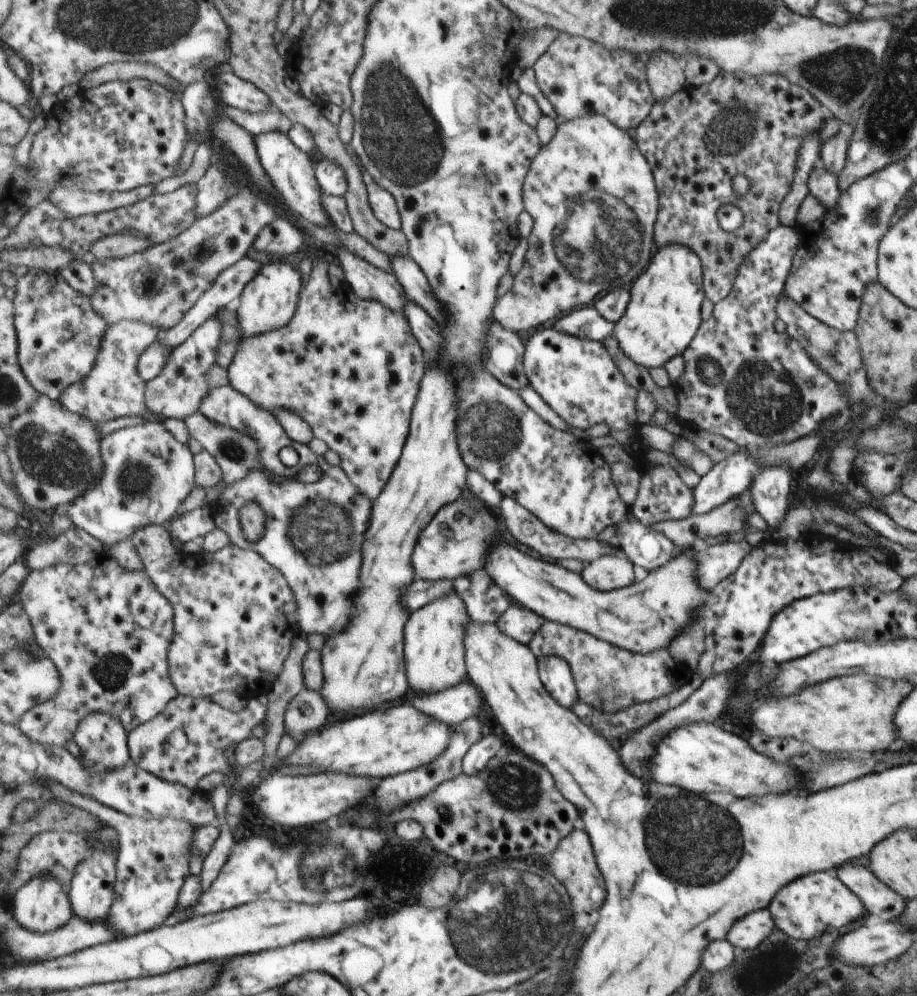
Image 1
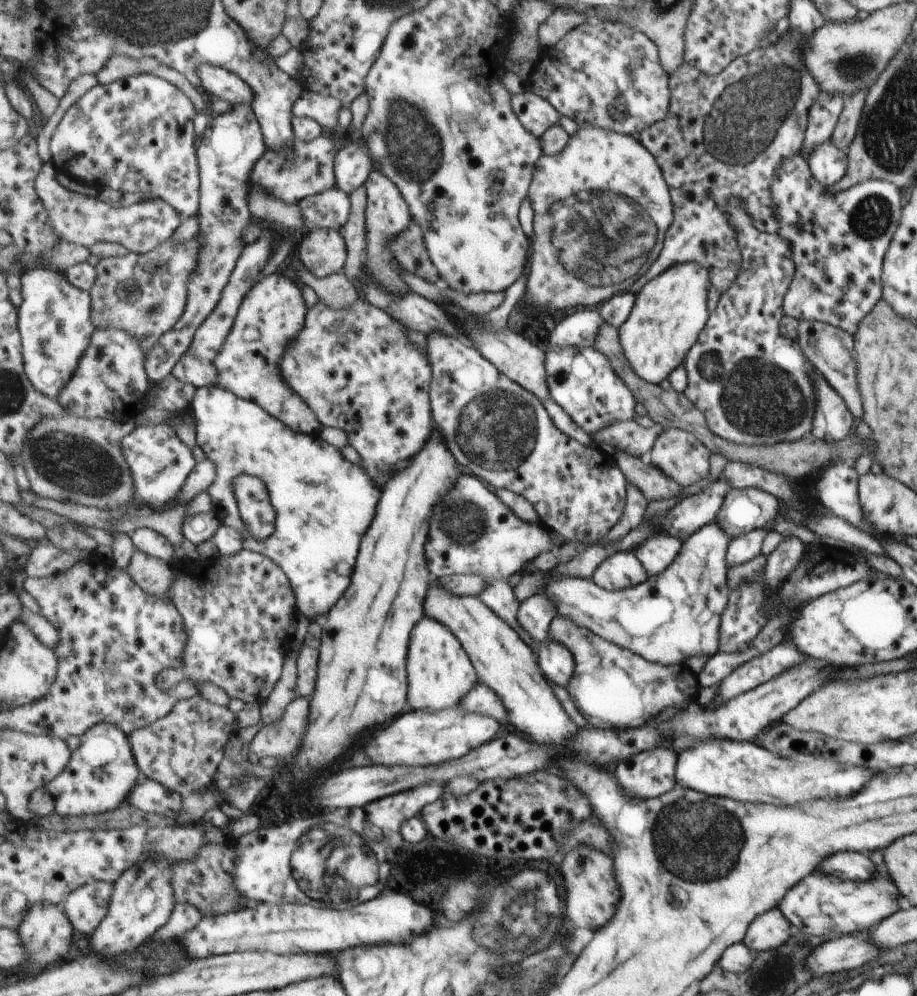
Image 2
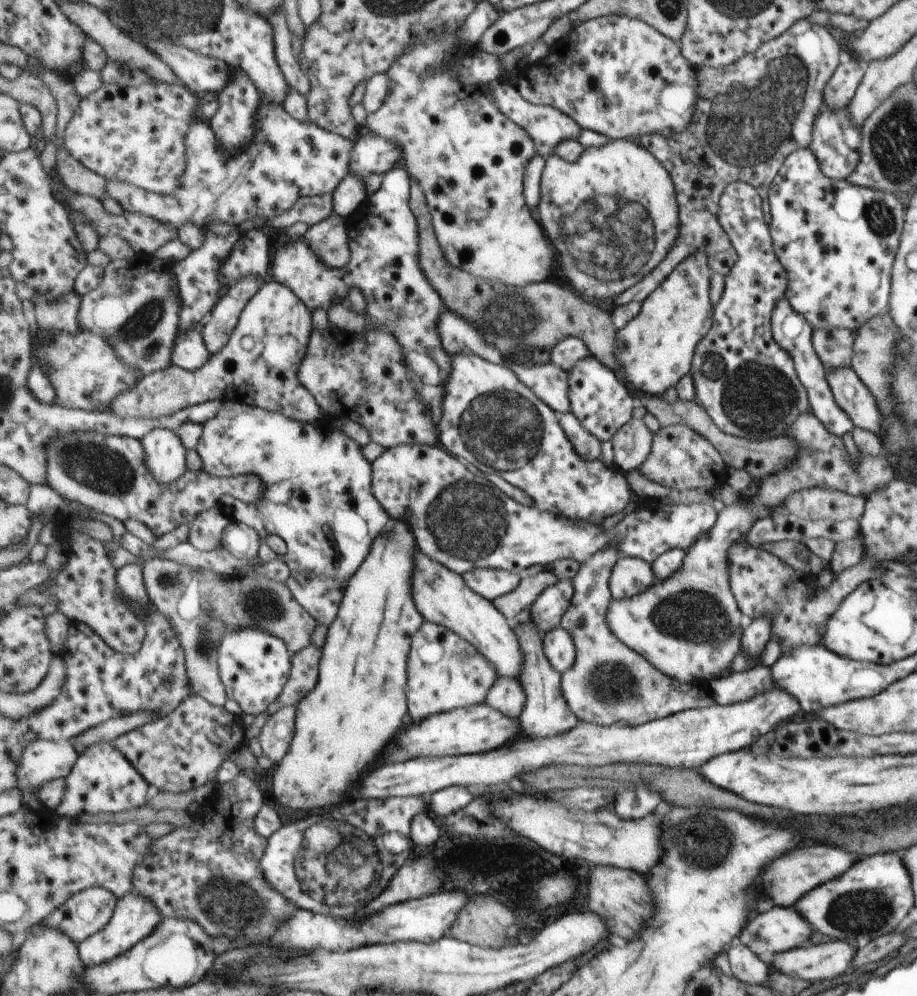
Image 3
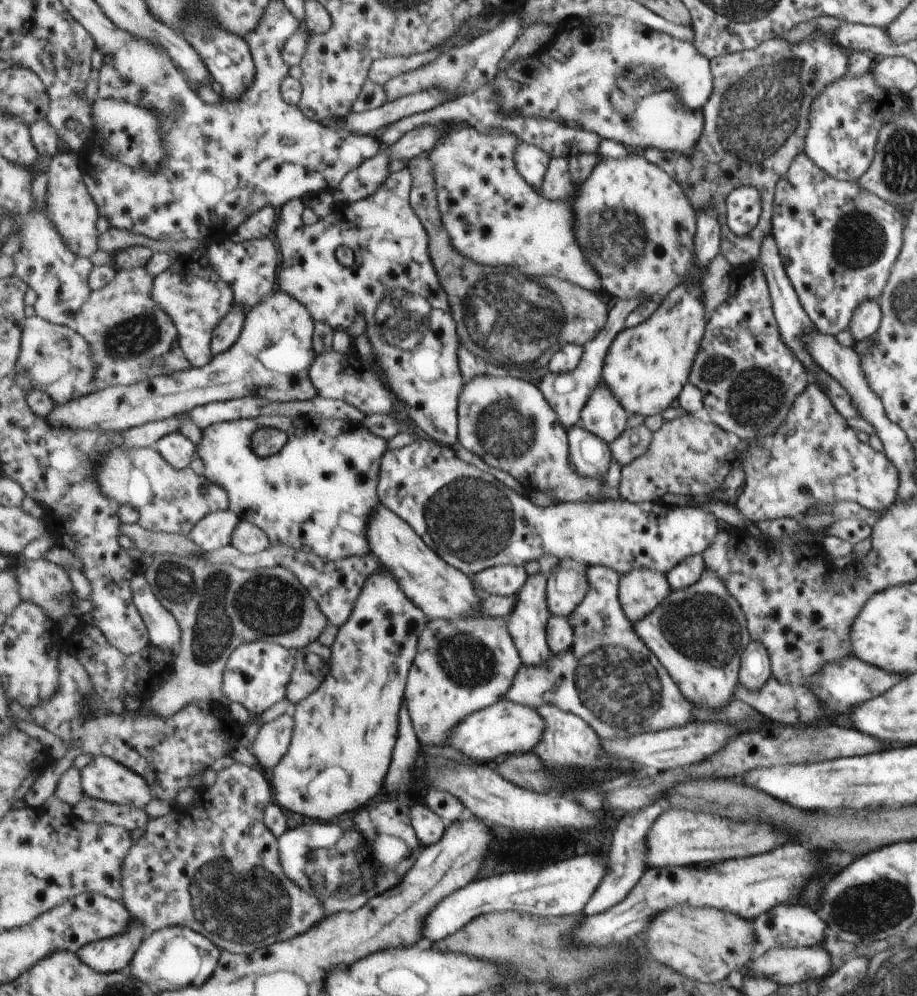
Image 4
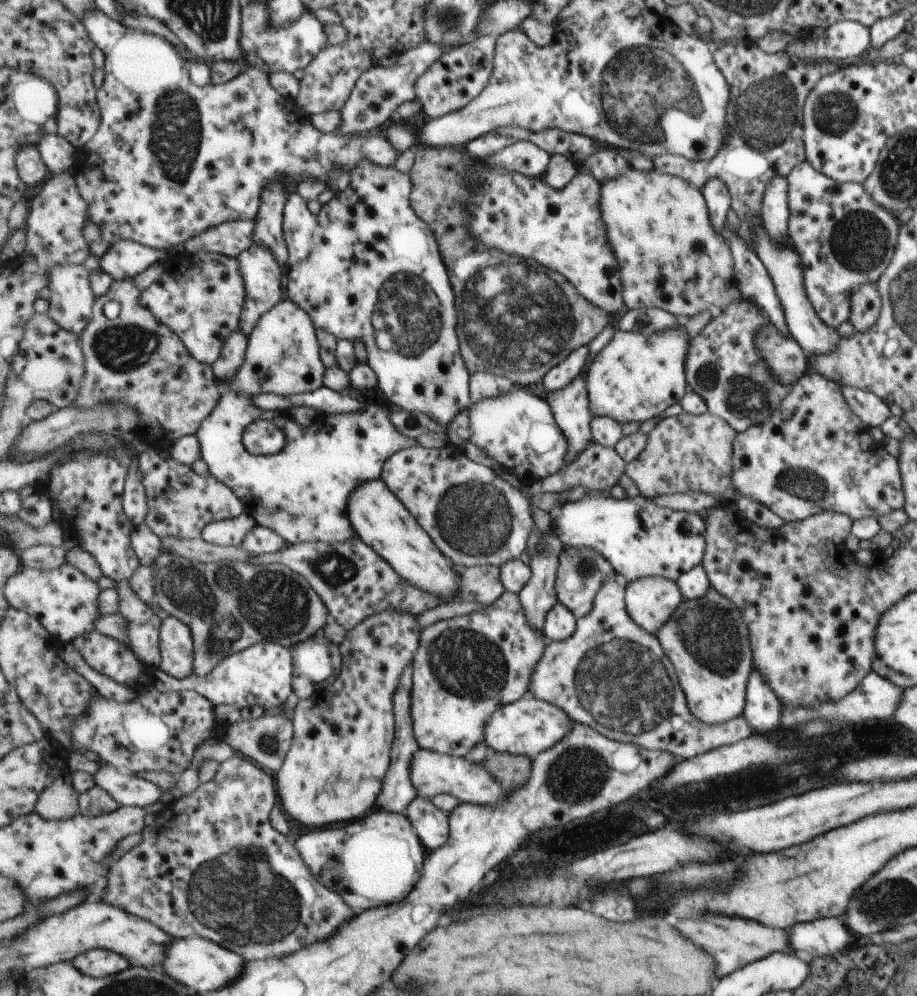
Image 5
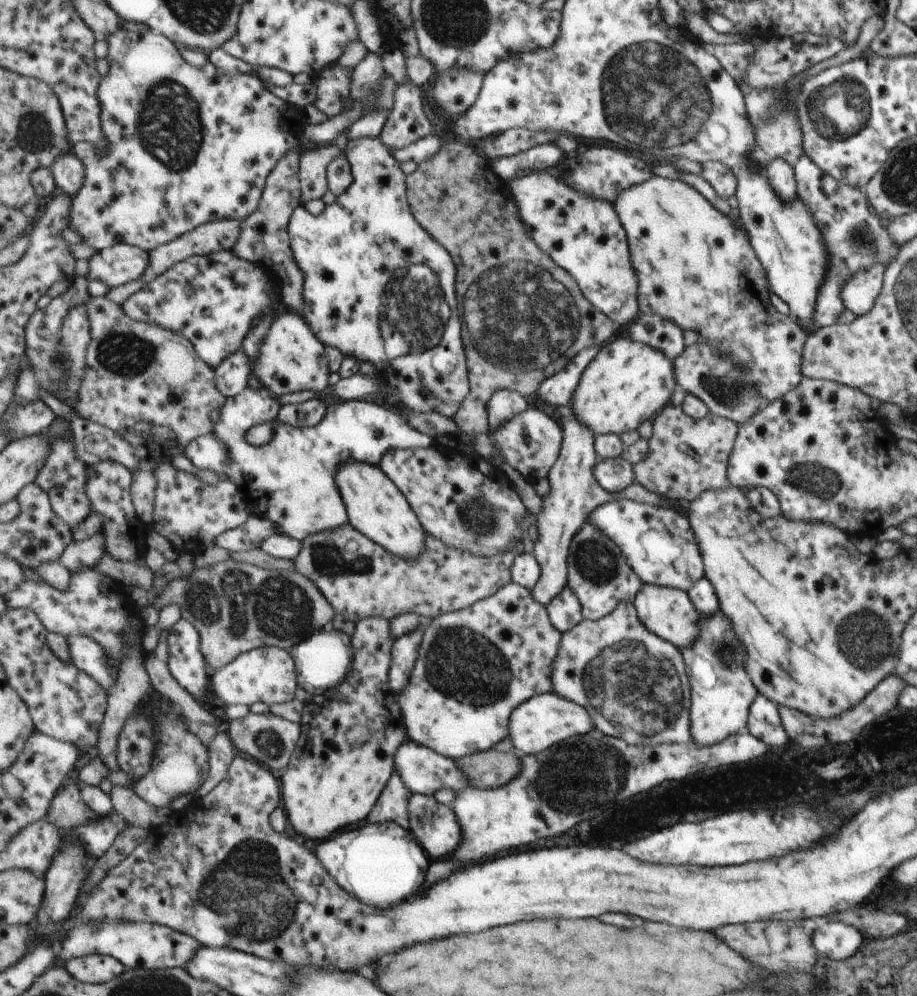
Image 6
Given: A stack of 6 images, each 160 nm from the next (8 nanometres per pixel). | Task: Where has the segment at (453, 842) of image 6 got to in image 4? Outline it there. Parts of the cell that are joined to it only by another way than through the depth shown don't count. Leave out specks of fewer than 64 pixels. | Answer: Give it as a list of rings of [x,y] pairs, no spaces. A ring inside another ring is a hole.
[[[410,802],[412,825],[423,846],[434,845],[443,838],[446,823],[431,807],[424,803]]]

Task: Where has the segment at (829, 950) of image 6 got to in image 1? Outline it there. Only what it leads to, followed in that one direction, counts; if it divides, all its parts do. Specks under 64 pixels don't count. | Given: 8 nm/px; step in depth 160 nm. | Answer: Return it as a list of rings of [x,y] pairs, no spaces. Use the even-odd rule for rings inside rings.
[[[767,910],[751,912],[747,918],[741,918],[735,926],[731,926],[731,934],[727,934],[725,940],[733,948],[755,948],[773,932],[773,926]]]

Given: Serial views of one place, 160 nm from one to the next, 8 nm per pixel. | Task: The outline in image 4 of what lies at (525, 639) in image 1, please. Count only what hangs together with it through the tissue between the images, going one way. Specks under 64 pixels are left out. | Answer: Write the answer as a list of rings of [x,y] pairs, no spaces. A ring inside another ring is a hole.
[[[565,559],[548,576],[548,603],[553,615],[568,617],[585,600],[590,591],[588,564]]]

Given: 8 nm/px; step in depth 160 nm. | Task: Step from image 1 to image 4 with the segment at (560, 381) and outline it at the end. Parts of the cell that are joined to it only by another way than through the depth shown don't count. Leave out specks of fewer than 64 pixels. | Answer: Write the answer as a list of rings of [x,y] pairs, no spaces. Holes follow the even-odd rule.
[[[600,384],[583,409],[579,425],[609,444],[623,432],[625,422],[625,409],[609,387]]]

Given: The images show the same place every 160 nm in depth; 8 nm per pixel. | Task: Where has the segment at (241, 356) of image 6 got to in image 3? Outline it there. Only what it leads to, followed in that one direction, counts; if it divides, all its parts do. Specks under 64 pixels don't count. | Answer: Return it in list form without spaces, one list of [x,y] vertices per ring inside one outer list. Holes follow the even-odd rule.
[[[249,275],[230,287],[228,293],[222,296],[203,329],[207,348],[213,355],[221,353],[223,347],[227,346],[242,317],[242,312],[263,285],[263,277]]]

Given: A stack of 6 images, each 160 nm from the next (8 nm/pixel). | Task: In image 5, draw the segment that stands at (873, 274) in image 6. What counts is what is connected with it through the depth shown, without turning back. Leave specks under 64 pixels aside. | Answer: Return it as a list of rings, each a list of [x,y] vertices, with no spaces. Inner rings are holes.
[[[867,283],[853,290],[850,297],[849,320],[855,331],[865,332],[880,314],[881,298],[876,283]]]

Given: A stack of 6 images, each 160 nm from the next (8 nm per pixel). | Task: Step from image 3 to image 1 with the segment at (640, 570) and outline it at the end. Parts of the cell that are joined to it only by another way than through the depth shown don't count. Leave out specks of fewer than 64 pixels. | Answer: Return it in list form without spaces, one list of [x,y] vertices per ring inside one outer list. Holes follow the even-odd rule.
[[[603,555],[585,565],[583,578],[600,591],[610,591],[633,583],[633,564],[625,556]]]

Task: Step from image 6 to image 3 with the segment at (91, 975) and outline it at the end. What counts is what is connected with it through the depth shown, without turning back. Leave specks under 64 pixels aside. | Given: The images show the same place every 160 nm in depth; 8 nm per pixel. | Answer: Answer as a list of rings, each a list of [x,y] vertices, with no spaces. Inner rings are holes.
[[[133,892],[126,894],[123,898],[118,899],[111,922],[103,930],[78,944],[80,957],[89,967],[114,961],[128,950],[133,949],[135,945],[143,943],[144,939],[155,932],[162,920],[161,911],[153,901]]]

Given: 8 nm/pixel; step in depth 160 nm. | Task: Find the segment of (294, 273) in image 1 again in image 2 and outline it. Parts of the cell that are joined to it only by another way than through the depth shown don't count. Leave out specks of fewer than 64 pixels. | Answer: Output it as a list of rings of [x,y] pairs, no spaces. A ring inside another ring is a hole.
[[[283,271],[259,278],[244,298],[234,328],[213,363],[218,370],[215,385],[233,391],[239,398],[259,403],[295,432],[311,435],[319,433],[323,424],[301,395],[284,381],[280,367],[288,346],[305,328],[308,309],[300,286]]]

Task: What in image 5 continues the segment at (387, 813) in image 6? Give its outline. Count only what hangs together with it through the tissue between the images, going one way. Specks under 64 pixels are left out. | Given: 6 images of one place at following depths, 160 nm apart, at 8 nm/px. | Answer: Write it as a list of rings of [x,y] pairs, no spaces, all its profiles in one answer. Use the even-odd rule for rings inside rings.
[[[411,661],[401,675],[401,680],[394,694],[394,715],[396,718],[396,739],[392,750],[392,761],[386,774],[384,785],[376,802],[376,809],[390,813],[405,814],[408,806],[418,797],[417,789],[411,778],[411,759],[413,753],[420,748],[414,735],[412,719],[412,688],[414,685],[414,661]]]

